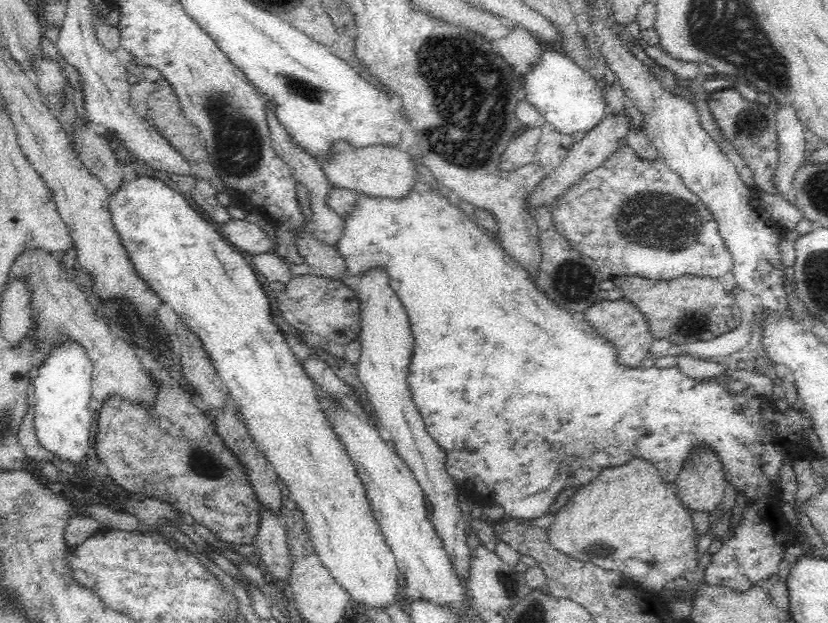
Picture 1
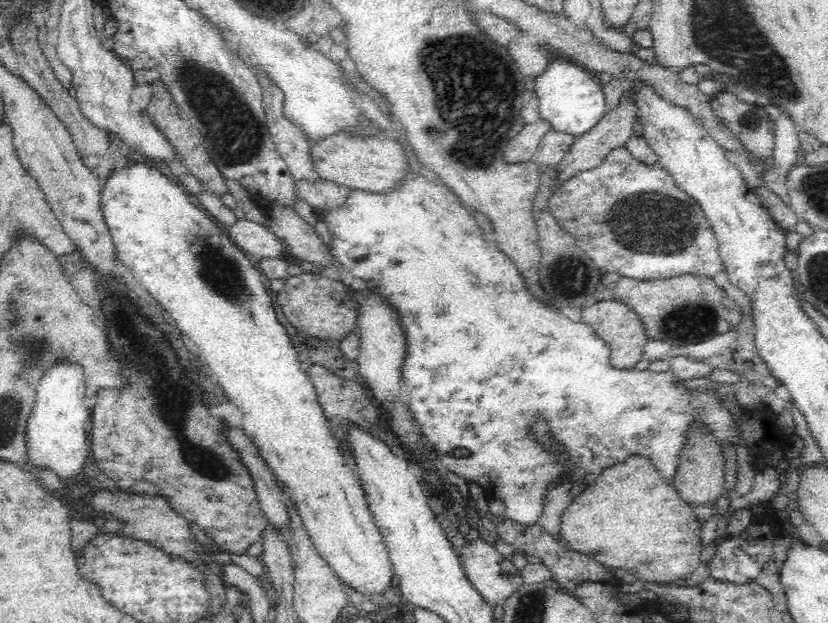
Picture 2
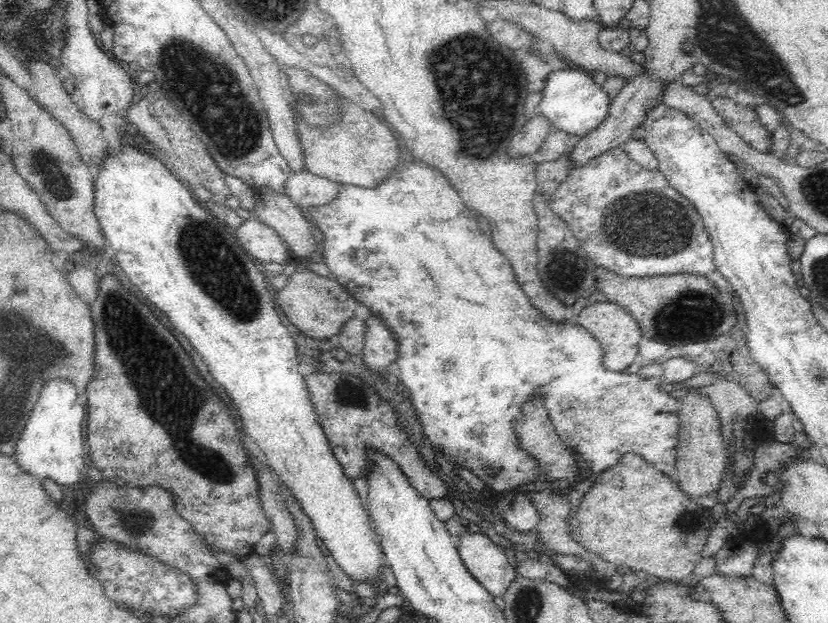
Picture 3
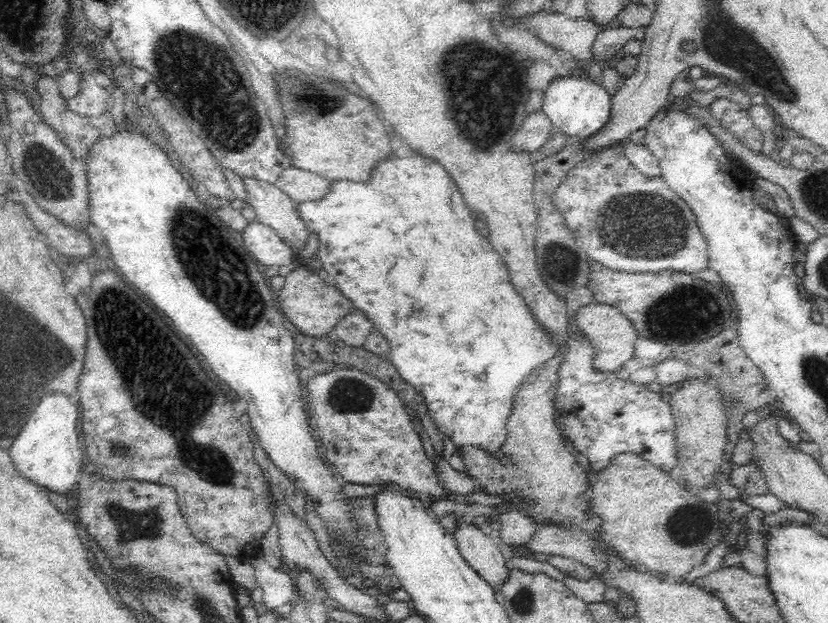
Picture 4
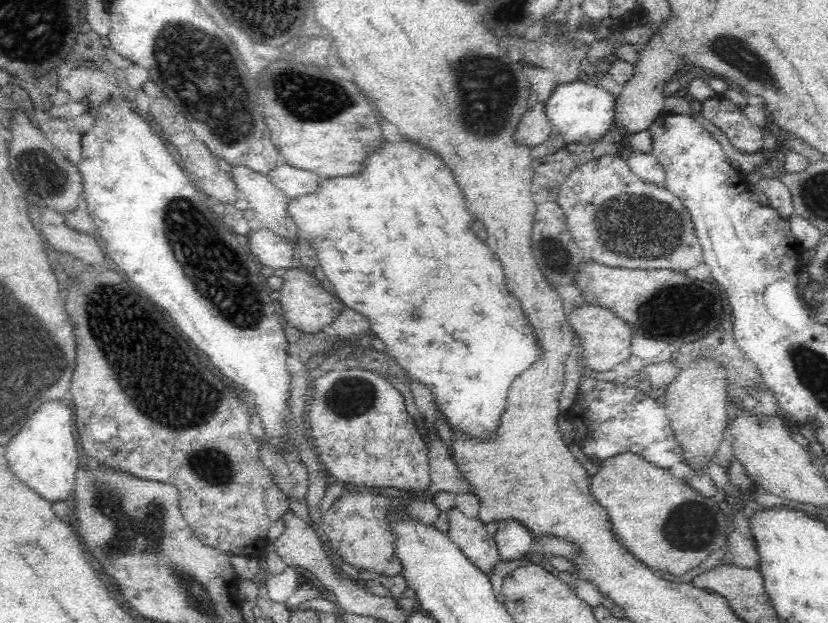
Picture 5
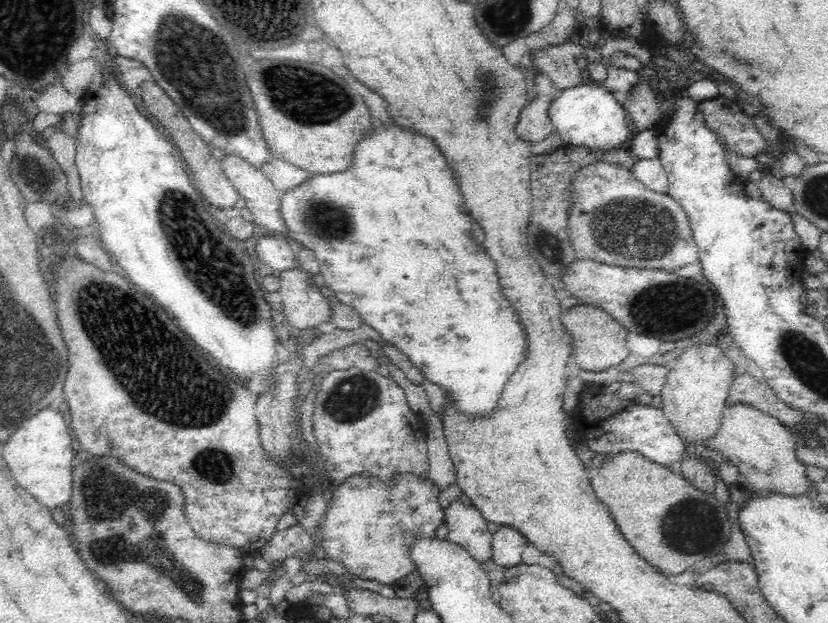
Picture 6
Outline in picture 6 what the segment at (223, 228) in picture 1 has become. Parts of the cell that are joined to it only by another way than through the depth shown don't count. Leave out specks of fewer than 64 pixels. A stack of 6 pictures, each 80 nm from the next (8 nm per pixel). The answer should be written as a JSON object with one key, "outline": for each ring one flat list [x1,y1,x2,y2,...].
{"outline":[[262,235,256,241,254,250,261,262,273,270,285,271,300,266,298,249,285,236]]}

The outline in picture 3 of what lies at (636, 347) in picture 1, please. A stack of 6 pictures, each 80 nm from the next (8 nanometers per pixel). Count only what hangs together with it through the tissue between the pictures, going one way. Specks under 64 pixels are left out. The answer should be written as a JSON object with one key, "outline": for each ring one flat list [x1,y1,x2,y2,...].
{"outline":[[612,302,593,303,579,312,578,324,601,344,603,348,602,364,614,372,627,369,638,355,638,344,643,337,637,320,622,306]]}

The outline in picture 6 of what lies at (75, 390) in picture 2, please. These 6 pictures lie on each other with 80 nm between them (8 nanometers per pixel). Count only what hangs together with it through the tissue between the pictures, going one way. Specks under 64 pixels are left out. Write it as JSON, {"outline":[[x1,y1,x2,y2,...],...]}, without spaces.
{"outline":[[52,406,42,408,23,421,3,446,4,460,8,462,14,480,38,503,52,510,70,501,73,494,72,460,76,454,72,449,72,435,62,411,54,410]]}

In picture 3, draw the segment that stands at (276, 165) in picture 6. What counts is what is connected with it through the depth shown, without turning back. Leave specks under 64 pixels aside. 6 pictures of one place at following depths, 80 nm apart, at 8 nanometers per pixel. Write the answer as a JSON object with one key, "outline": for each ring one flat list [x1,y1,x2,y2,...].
{"outline":[[310,171,290,173,285,184,285,194,297,206,317,207,330,204,337,199,340,183,326,177,318,176]]}

